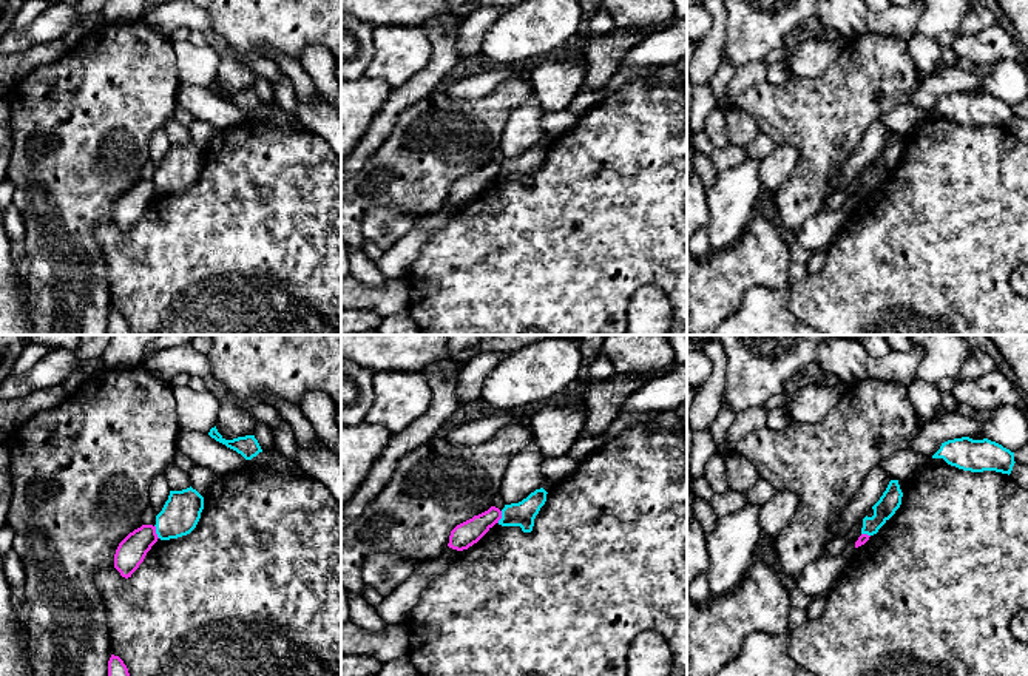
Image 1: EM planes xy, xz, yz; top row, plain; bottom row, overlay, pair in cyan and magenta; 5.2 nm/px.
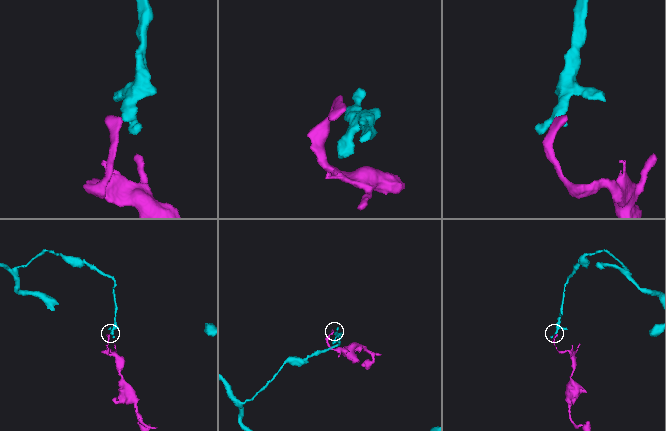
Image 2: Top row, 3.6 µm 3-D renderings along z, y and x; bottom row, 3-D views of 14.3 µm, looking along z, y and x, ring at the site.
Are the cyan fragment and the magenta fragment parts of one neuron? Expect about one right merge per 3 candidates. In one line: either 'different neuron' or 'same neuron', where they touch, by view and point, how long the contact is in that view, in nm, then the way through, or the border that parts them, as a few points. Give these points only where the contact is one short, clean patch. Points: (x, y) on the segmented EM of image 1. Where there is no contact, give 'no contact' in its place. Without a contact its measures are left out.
different neuron | xy (156, 531) | 80 nm | along xy (155, 525), (155, 533), (159, 537)

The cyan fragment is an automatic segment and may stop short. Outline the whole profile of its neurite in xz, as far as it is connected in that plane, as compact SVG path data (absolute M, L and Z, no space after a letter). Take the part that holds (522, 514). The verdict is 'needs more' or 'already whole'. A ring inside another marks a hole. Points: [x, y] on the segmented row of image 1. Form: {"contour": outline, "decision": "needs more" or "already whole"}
{"contour": "M540 488L519 503L505 505L499 525L520 526L523 532L531 532L534 519L546 502L546 494L548 492Z", "decision": "already whole"}

